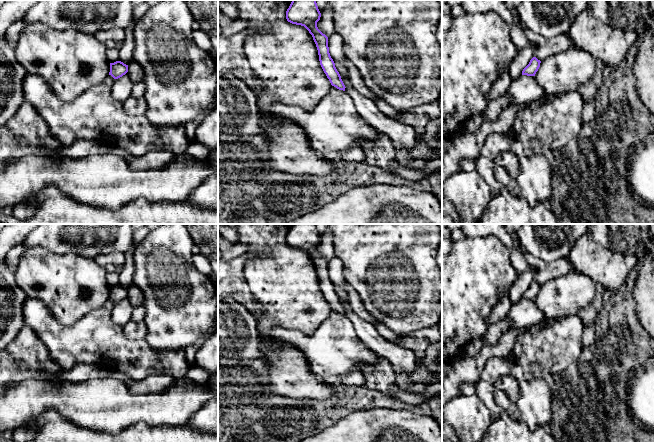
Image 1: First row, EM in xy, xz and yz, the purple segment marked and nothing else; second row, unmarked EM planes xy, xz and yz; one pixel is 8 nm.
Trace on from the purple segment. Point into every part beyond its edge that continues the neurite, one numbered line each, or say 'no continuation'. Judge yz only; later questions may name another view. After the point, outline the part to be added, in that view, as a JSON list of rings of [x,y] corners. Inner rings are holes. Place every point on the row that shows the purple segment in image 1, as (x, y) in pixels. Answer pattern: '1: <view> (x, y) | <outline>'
1: yz (543, 47) | [[[523,23],[520,24],[520,28],[534,48],[533,57],[536,57],[540,61],[546,59],[548,56],[568,50],[571,47],[571,41],[566,34],[547,39],[528,29]]]

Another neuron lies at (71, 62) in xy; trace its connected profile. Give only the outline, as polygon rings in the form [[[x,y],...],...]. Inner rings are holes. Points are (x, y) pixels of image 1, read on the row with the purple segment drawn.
[[[40,23],[27,25],[20,34],[15,55],[27,74],[43,78],[57,98],[66,102],[104,83],[110,72],[105,44],[97,40],[94,34],[76,29],[58,31]]]

